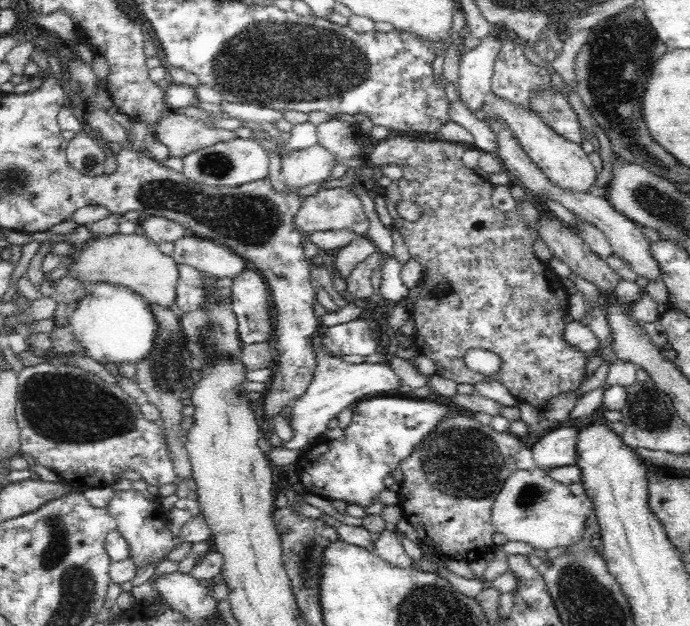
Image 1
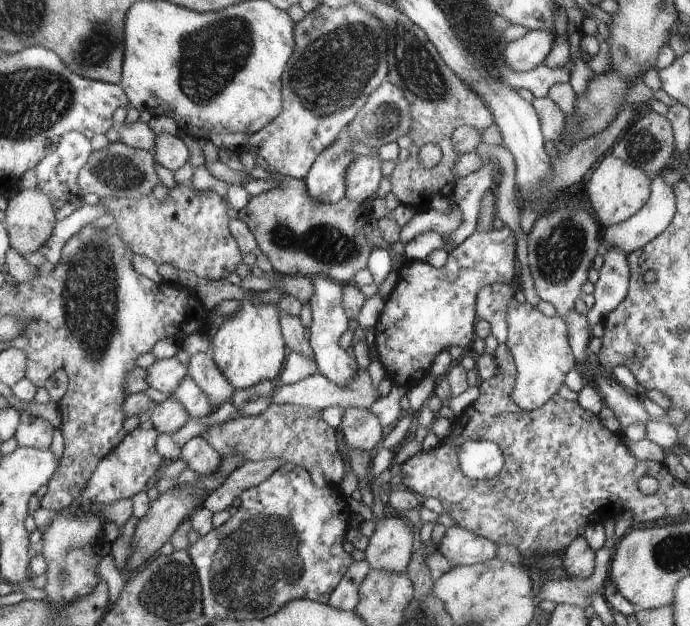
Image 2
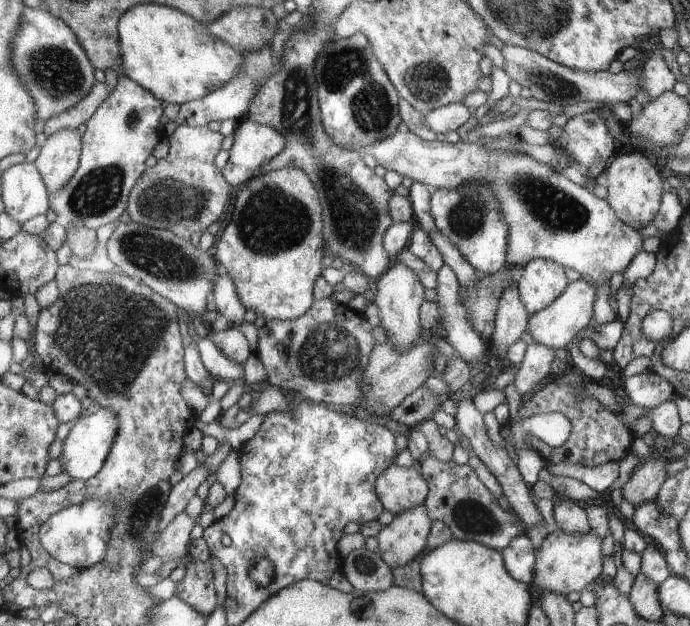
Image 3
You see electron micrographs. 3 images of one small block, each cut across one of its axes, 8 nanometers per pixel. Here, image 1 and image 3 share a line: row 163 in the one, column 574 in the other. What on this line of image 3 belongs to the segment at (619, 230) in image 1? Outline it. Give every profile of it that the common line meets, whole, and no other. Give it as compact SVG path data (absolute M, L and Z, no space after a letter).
M559 497L553 507L558 529L568 531L568 534L586 534L592 530L583 505L576 504L569 498Z

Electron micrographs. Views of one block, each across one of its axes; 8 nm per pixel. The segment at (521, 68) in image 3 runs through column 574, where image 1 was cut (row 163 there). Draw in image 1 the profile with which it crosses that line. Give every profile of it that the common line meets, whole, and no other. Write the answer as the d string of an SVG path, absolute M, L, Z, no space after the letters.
M84 132L66 143L68 162L85 175L98 176L104 172L105 153L104 148Z

